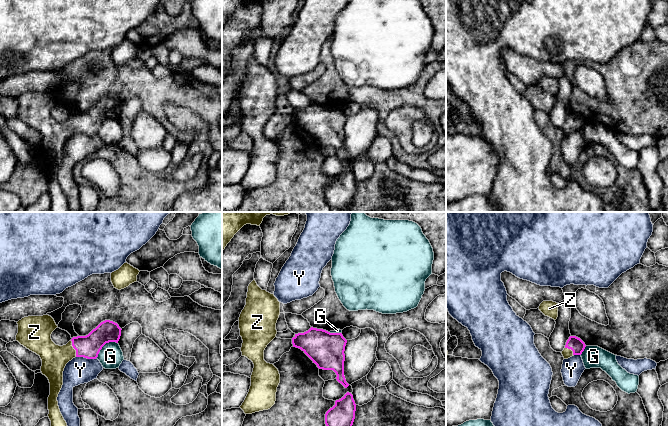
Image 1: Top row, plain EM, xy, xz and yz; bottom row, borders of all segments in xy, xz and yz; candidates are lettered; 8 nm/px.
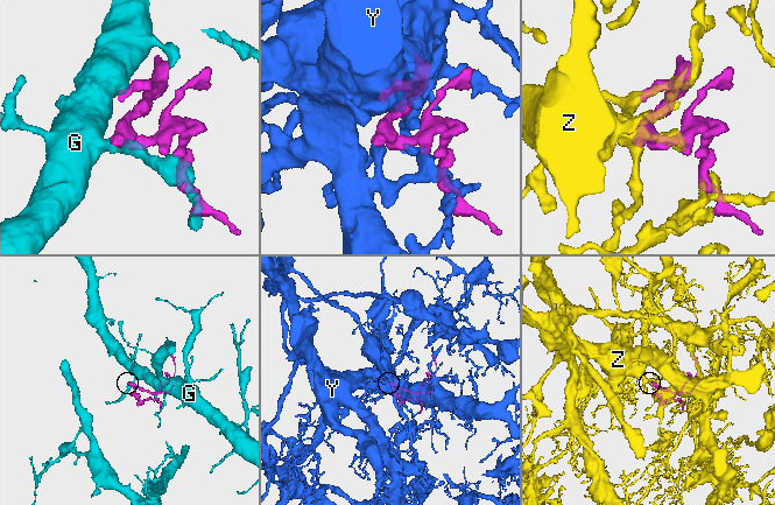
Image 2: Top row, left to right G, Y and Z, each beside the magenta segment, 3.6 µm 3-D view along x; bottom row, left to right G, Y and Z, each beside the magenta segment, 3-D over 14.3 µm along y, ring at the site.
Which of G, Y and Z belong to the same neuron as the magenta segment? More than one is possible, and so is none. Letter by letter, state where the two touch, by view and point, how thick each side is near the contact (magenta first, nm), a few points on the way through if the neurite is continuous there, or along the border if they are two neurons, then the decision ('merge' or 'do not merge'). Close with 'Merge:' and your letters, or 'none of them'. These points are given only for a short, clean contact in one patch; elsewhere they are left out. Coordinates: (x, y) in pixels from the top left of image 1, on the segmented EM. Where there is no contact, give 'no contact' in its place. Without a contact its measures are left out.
G: xy (104, 344) | 190/190 nm | do not merge
Y: xy (86, 357) | 190/220 nm | do not merge
Z: xy (73, 347) | 190/220 nm | merge
Merge: Z

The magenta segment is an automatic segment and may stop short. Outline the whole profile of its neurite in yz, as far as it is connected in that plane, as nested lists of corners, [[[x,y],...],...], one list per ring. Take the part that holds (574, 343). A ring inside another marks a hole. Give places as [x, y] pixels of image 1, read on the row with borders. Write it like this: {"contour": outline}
{"contour": [[[570,336],[566,342],[564,350],[561,353],[564,359],[568,359],[574,355],[581,355],[585,347],[585,343],[580,338]]]}

